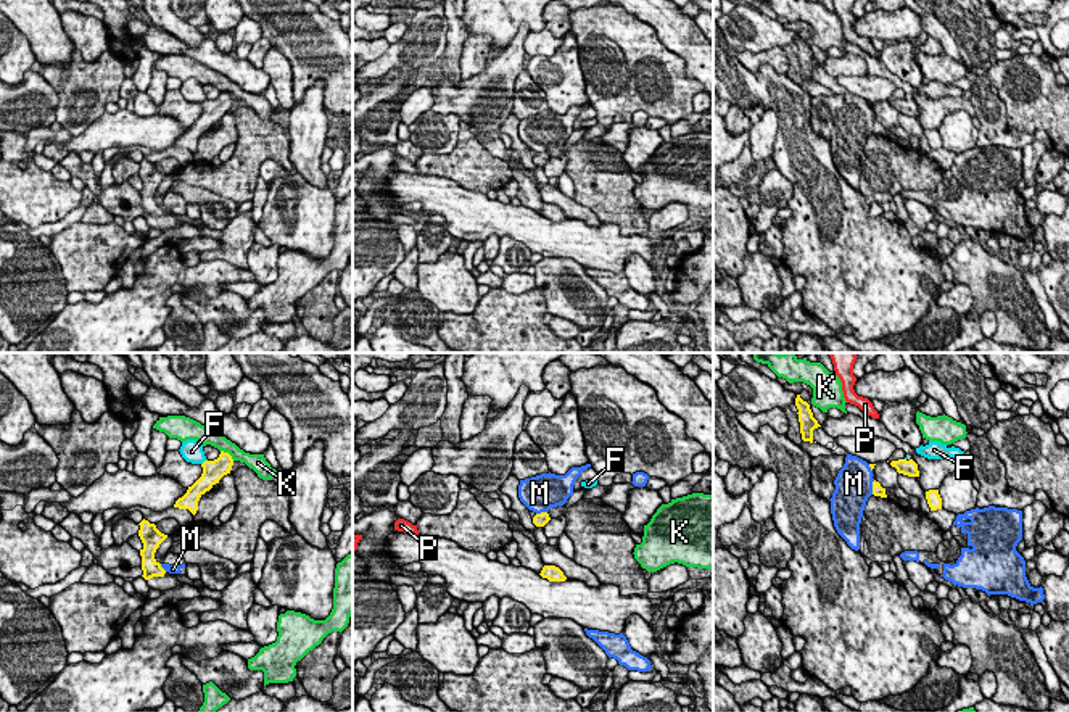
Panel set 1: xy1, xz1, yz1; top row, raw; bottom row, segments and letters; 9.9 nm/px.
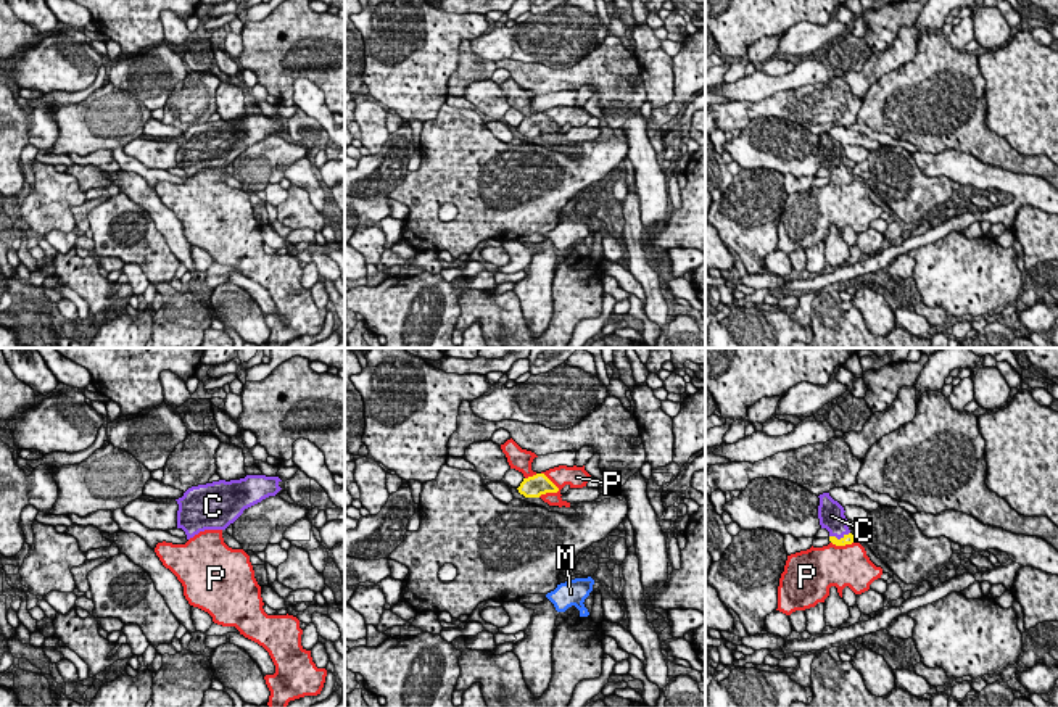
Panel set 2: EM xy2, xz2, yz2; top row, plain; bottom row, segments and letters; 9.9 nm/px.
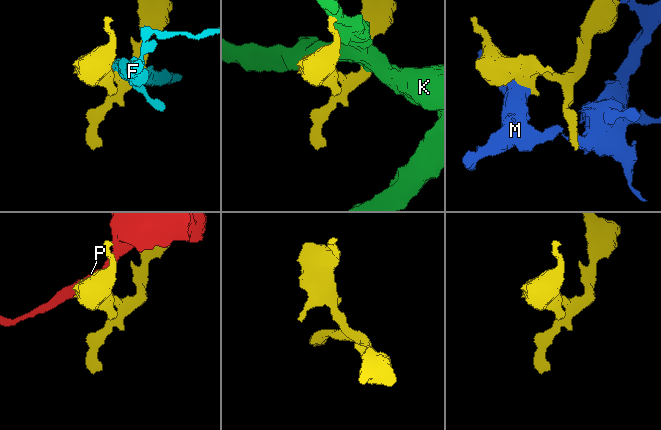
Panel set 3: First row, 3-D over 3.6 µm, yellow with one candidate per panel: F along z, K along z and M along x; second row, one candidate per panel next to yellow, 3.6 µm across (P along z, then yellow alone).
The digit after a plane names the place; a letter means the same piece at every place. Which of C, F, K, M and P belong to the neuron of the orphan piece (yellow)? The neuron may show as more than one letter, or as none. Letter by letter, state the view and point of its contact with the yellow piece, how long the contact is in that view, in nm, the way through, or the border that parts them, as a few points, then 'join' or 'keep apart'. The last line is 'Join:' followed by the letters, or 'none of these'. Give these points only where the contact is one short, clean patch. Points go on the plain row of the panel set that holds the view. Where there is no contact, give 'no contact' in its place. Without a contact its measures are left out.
C: contact yz2 (841, 177); length 220 nm; way yz2 (847, 177), (841, 177), (831, 155); join
F: contact xy1 (203, 102); length 80 nm; border xy1 (206, 99), (202, 103); keep apart
K: contact xy1 (227, 92); length 180 nm; keep apart
M: contact yz1 (873, 126); length 150 nm; keep apart
P: contact xz2 (553, 123); length 260 nm; keep apart
Join: C

